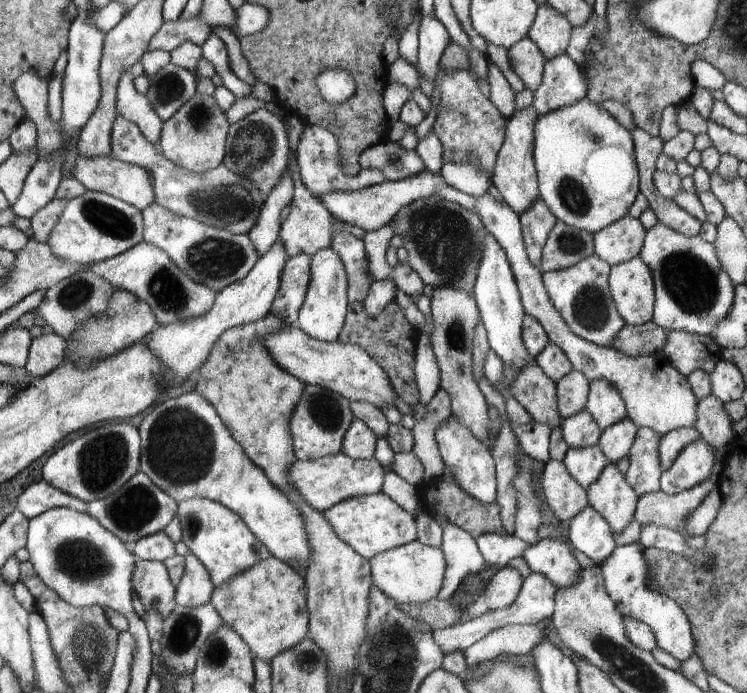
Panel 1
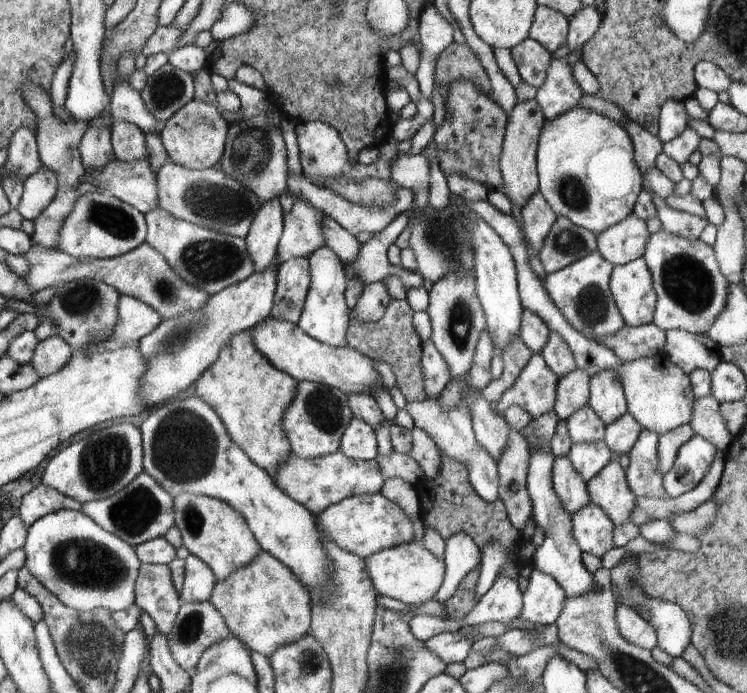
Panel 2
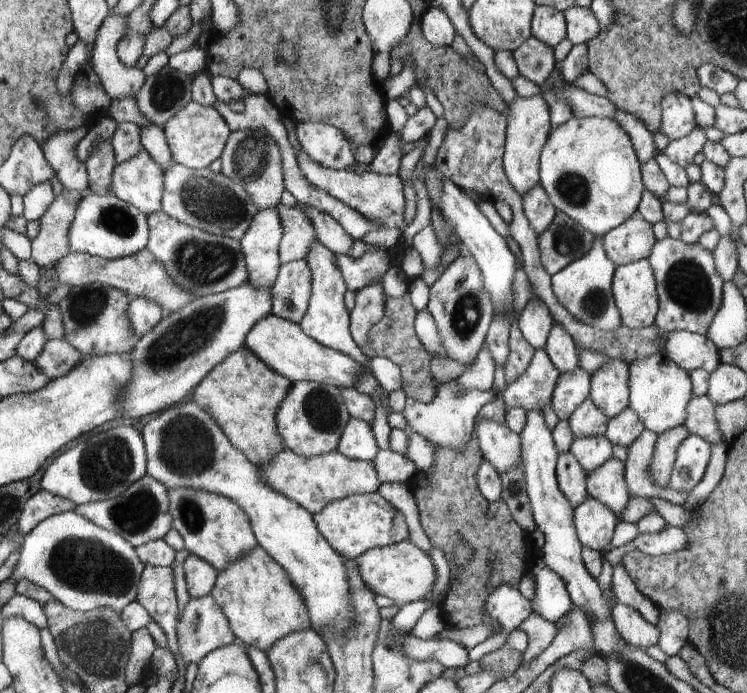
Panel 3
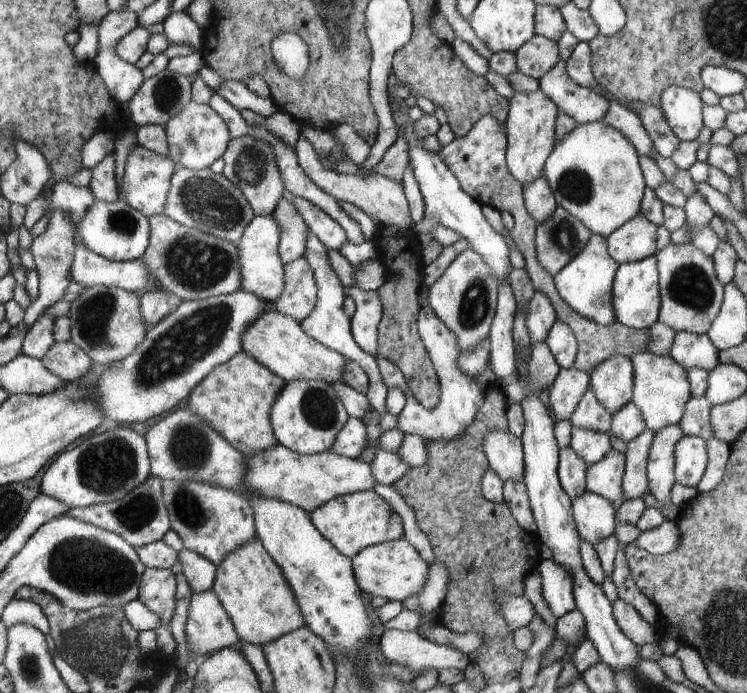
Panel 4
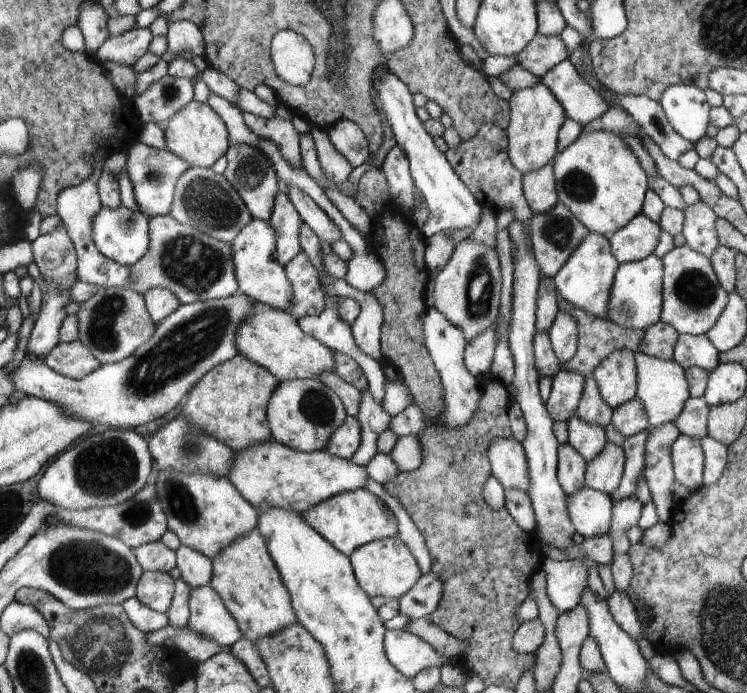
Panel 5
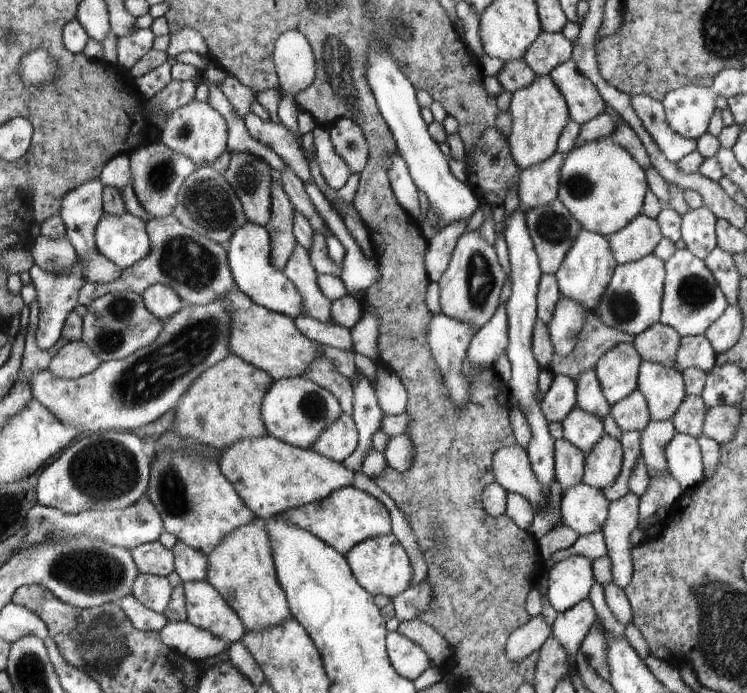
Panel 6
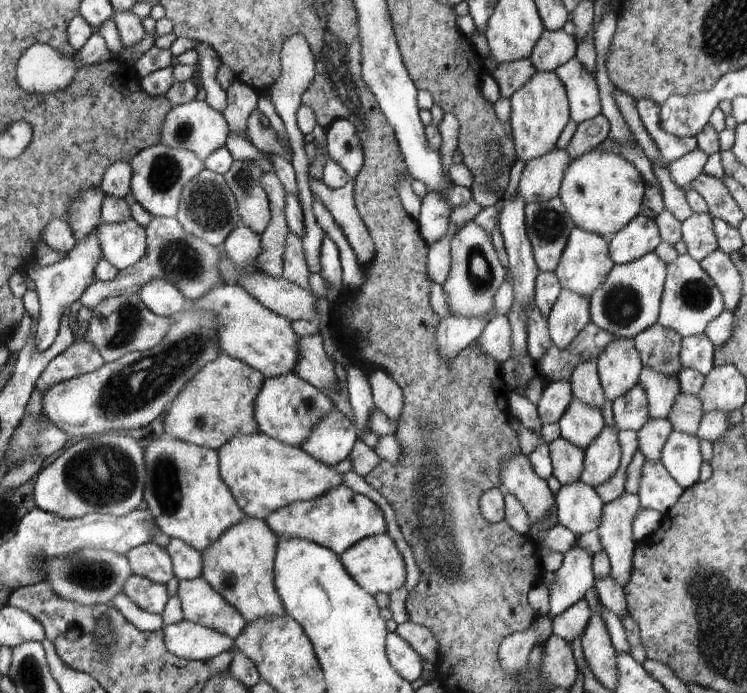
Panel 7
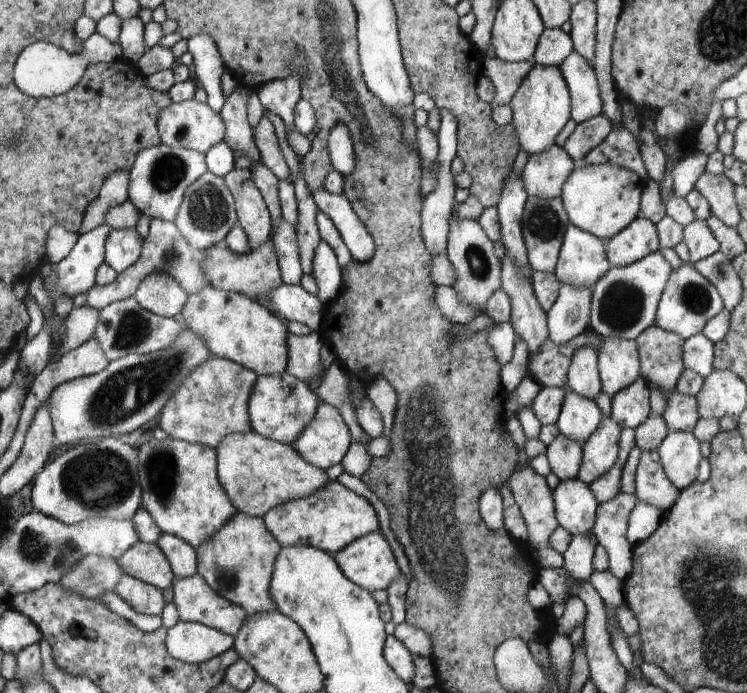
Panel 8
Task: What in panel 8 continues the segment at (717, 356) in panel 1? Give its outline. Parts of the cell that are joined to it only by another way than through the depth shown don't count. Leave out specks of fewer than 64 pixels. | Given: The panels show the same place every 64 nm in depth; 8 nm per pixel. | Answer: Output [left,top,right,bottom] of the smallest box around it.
[682,334,715,379]

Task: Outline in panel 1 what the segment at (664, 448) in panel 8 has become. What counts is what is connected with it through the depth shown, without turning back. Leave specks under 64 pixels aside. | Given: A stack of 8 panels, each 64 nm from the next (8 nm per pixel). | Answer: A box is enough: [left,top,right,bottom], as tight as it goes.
[660,441,714,495]

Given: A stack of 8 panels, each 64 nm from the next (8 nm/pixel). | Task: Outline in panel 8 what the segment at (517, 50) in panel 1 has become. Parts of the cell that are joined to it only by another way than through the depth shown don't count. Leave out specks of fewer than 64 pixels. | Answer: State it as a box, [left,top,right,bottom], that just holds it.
[532,28,574,67]

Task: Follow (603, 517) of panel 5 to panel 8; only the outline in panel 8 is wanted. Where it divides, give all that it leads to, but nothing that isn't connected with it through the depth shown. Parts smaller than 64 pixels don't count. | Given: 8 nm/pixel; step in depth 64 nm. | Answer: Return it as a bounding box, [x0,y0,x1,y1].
[553,480,598,534]

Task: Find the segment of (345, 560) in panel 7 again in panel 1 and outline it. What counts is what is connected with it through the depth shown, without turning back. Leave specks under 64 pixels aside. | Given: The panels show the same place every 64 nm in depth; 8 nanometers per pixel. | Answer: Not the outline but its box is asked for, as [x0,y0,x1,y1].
[369,541,446,604]

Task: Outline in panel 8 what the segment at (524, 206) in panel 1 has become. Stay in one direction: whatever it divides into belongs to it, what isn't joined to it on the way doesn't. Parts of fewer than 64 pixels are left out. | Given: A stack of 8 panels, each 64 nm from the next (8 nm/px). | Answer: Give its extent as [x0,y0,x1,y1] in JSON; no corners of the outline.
[509,65,571,156]

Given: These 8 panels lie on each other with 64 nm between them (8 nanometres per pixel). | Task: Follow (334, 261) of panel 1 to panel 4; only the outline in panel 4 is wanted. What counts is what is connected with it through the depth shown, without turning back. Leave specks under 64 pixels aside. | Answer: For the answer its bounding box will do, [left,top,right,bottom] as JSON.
[299,233,388,415]

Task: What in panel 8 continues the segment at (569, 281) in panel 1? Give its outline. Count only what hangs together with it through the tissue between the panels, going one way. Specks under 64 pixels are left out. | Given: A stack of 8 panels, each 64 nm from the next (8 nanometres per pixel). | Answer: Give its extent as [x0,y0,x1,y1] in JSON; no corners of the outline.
[554,226,611,289]

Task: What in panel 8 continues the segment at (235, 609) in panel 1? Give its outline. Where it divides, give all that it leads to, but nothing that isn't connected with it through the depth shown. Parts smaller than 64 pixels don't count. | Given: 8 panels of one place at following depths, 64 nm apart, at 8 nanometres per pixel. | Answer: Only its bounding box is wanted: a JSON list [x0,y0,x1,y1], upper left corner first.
[195,513,280,618]

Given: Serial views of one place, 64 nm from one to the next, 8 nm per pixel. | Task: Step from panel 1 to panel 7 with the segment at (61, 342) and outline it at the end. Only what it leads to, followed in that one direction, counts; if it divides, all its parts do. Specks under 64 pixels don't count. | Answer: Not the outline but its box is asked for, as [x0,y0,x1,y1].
[34,340,105,393]

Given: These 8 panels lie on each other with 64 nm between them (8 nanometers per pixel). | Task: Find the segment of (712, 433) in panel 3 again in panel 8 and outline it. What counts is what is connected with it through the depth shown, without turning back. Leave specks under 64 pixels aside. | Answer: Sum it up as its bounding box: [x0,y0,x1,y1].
[661,391,700,433]

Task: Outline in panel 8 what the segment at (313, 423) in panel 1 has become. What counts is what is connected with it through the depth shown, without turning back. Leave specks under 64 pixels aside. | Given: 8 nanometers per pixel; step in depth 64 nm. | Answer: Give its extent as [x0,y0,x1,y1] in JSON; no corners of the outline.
[248,374,325,445]

